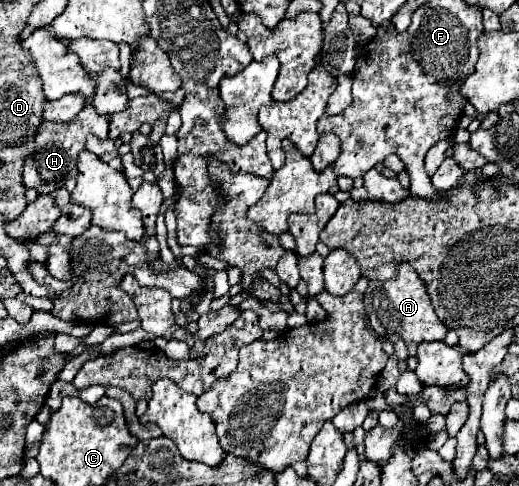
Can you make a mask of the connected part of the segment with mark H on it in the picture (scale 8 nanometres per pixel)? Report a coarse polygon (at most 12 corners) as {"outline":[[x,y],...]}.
{"outline":[[89,103],[67,123],[43,123],[23,185],[53,193],[77,177],[89,133],[107,139],[109,115]]}

